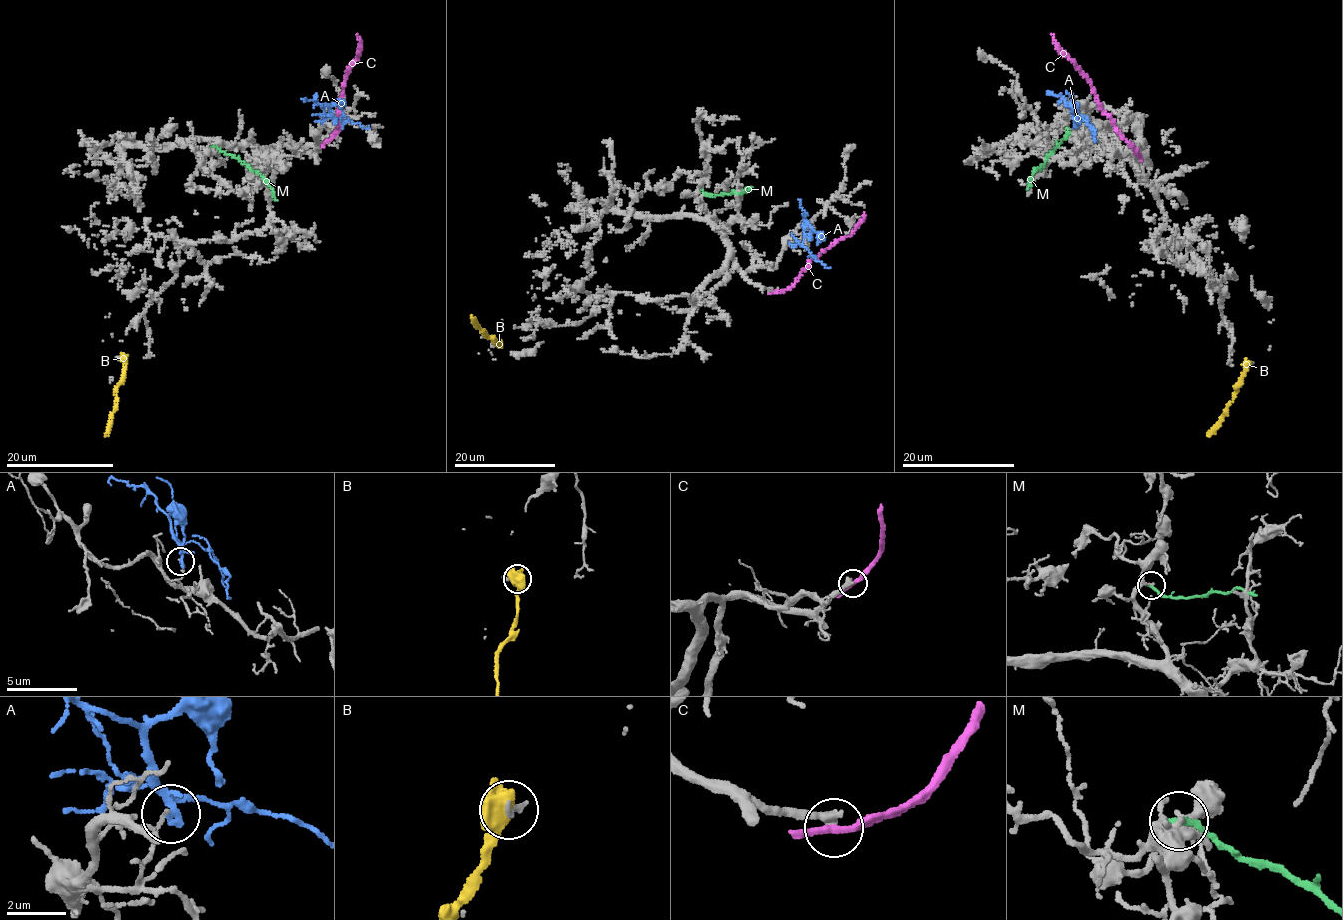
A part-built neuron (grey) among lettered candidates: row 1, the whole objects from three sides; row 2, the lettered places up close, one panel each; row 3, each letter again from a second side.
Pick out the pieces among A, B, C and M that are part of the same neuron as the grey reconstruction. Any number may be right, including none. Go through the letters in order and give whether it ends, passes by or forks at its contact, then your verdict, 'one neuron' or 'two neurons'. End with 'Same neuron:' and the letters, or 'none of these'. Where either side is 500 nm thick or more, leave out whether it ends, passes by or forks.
A: it ends; two neurons
B: two neurons
C: it passes by; two neurons
M: it ends; two neurons
Same neuron: none of these

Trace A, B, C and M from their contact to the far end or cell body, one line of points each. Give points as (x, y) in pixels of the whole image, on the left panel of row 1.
A: (334, 121), (327, 116), (367, 126)
B: (123, 358), (114, 409), (105, 435)
C: (328, 140), (339, 124), (338, 109), (347, 72), (360, 52), (361, 42), (356, 35)
M: (213, 147), (233, 154), (261, 174), (275, 201)

